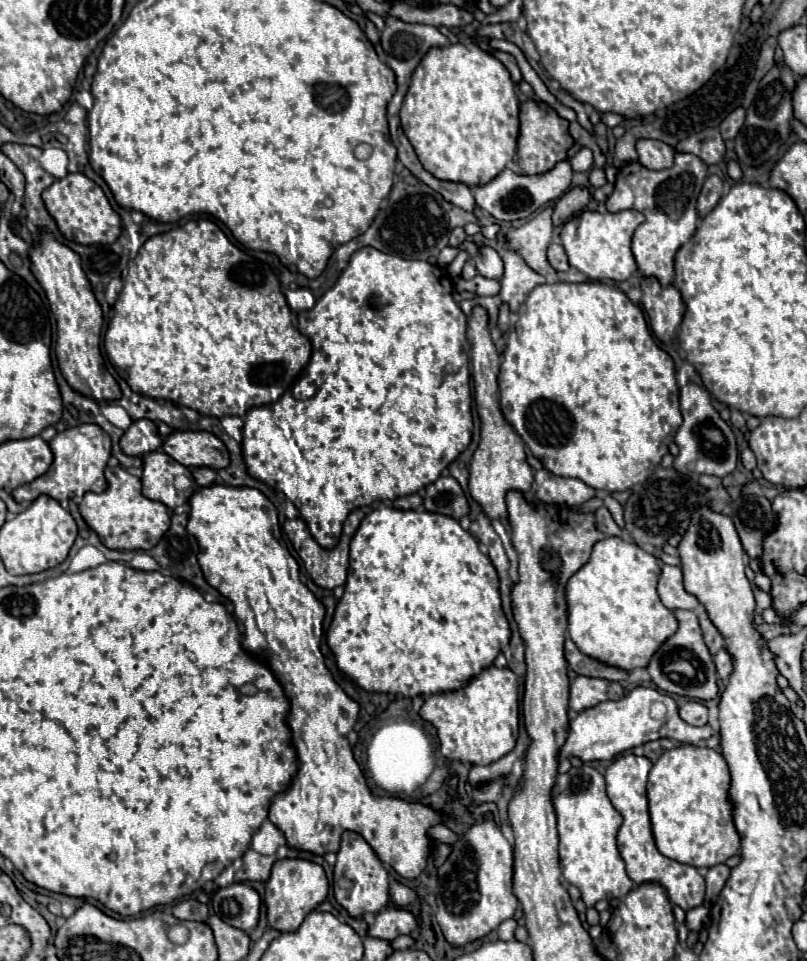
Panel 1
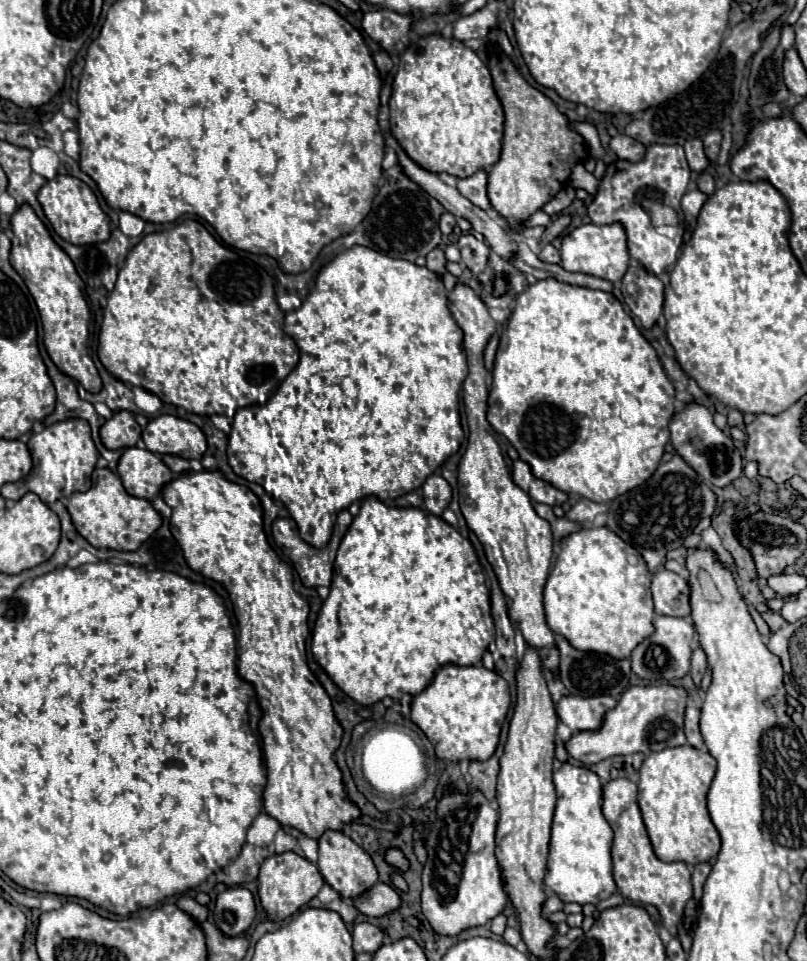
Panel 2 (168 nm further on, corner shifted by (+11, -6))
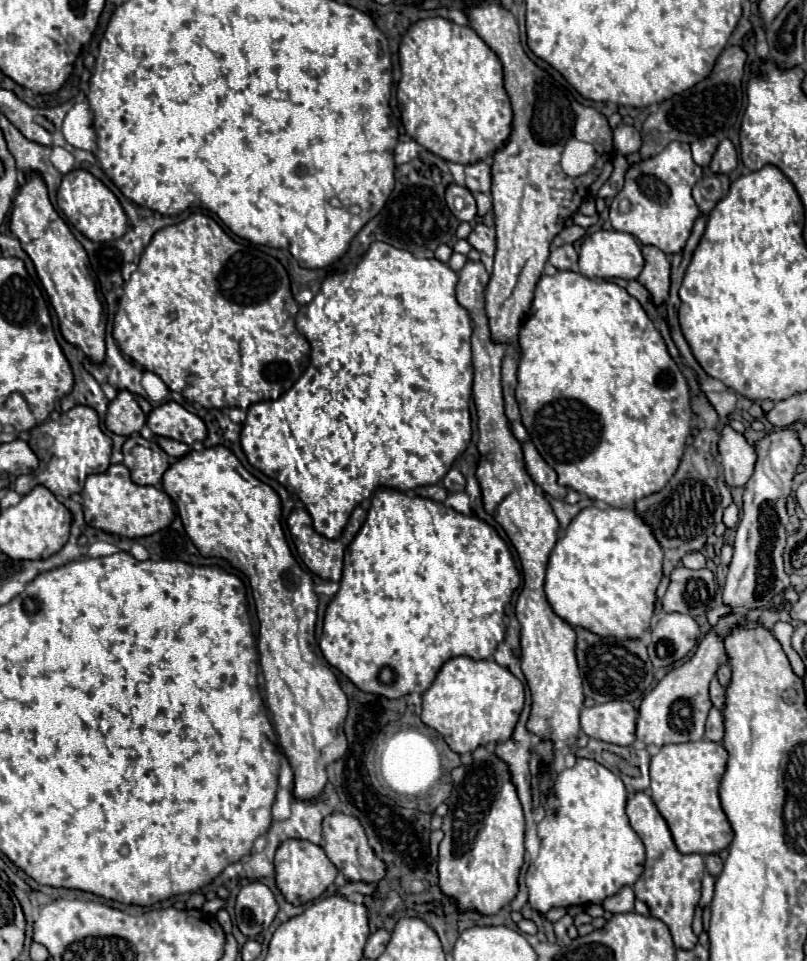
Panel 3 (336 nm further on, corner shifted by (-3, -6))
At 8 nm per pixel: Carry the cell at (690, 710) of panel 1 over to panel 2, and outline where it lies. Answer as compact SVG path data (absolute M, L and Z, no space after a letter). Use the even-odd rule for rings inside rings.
M693 704L685 708L685 736L693 748L703 748L703 738L699 732L699 708Z

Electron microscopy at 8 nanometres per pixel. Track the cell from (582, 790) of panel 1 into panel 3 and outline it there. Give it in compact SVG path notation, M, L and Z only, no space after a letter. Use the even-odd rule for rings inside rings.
M577 758L573 768L565 768L555 776L551 794L543 802L545 818L537 824L541 840L539 854L525 872L525 884L529 890L529 906L545 914L551 908L569 908L583 904L601 904L605 898L619 892L623 886L631 886L643 874L645 848L641 838L629 826L627 814L627 790L625 784L595 760Z

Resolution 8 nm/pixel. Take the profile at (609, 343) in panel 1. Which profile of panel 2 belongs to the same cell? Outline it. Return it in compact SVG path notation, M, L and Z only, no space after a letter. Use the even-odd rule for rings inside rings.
M553 278L539 280L533 286L529 286L523 294L517 296L515 306L511 310L511 316L501 332L501 342L495 356L493 366L493 384L489 390L489 408L487 408L487 420L493 426L497 434L507 438L507 442L519 452L519 458L529 464L531 472L537 474L537 478L543 478L551 486L567 492L567 494L581 494L593 502L609 502L627 490L639 486L653 474L653 470L659 466L659 460L663 456L665 444L669 442L669 418L675 412L675 396L673 386L657 358L655 348L643 338L643 334L637 330L631 316L625 312L623 304L611 294L603 290L591 290L581 286L571 286L557 282Z

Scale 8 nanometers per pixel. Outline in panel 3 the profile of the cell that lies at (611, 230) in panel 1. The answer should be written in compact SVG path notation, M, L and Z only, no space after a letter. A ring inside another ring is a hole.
M599 230L587 236L581 244L579 252L579 272L587 278L623 278L633 280L641 274L645 266L645 258L637 240L631 234L617 232L617 230Z

